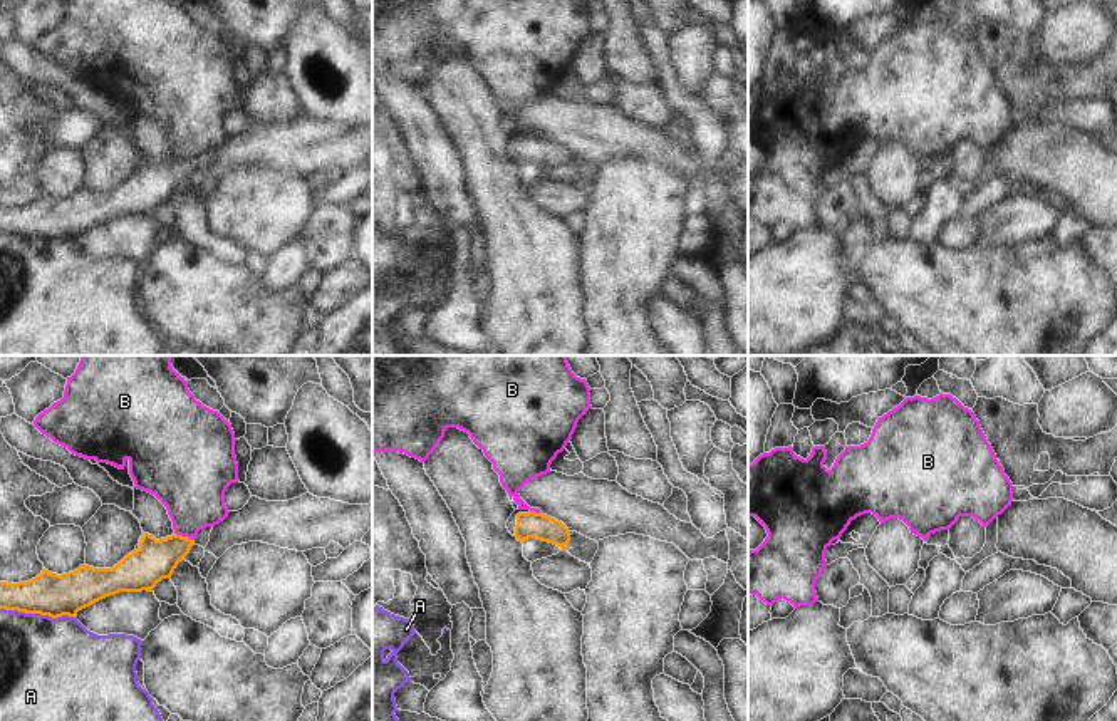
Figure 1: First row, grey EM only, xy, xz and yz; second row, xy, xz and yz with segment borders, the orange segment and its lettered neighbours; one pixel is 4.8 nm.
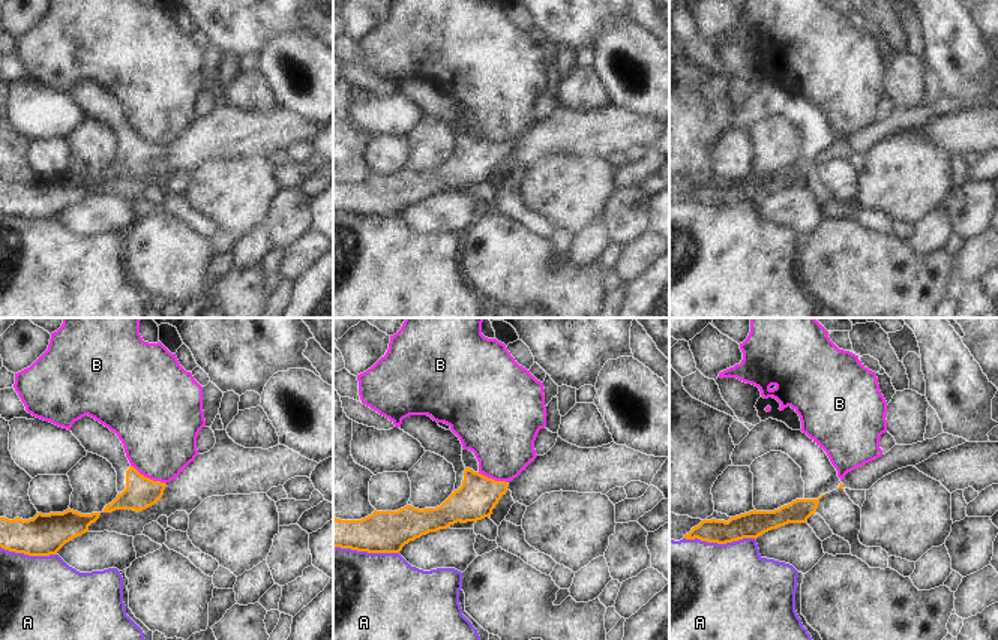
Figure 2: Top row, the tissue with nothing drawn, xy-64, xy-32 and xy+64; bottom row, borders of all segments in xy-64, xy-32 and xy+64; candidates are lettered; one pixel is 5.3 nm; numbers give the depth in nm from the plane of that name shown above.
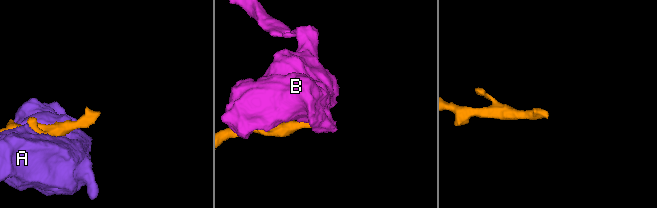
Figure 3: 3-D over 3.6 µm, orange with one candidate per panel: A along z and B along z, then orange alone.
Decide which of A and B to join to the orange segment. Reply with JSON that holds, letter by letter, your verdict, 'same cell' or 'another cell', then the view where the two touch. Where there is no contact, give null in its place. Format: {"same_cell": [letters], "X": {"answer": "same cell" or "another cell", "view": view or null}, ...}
{"same_cell": [], "A": {"answer": "another cell", "view": "xy"}, "B": {"answer": "another cell", "view": "xy"}}

